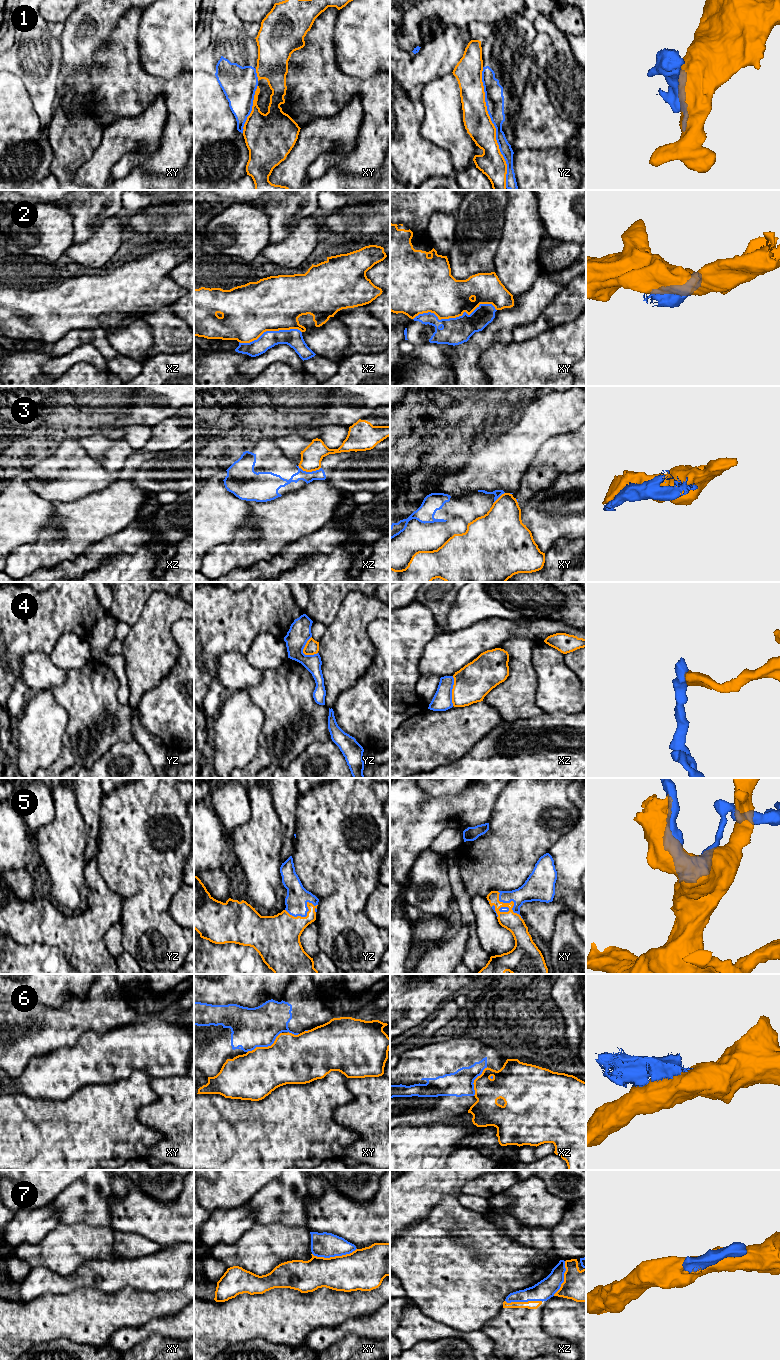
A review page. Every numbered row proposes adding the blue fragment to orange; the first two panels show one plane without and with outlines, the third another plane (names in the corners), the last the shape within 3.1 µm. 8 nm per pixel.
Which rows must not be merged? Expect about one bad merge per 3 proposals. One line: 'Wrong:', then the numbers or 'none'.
Wrong: 1, 2, 3, 4, 6

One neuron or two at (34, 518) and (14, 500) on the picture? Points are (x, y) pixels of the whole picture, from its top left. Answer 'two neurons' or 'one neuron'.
one neuron

